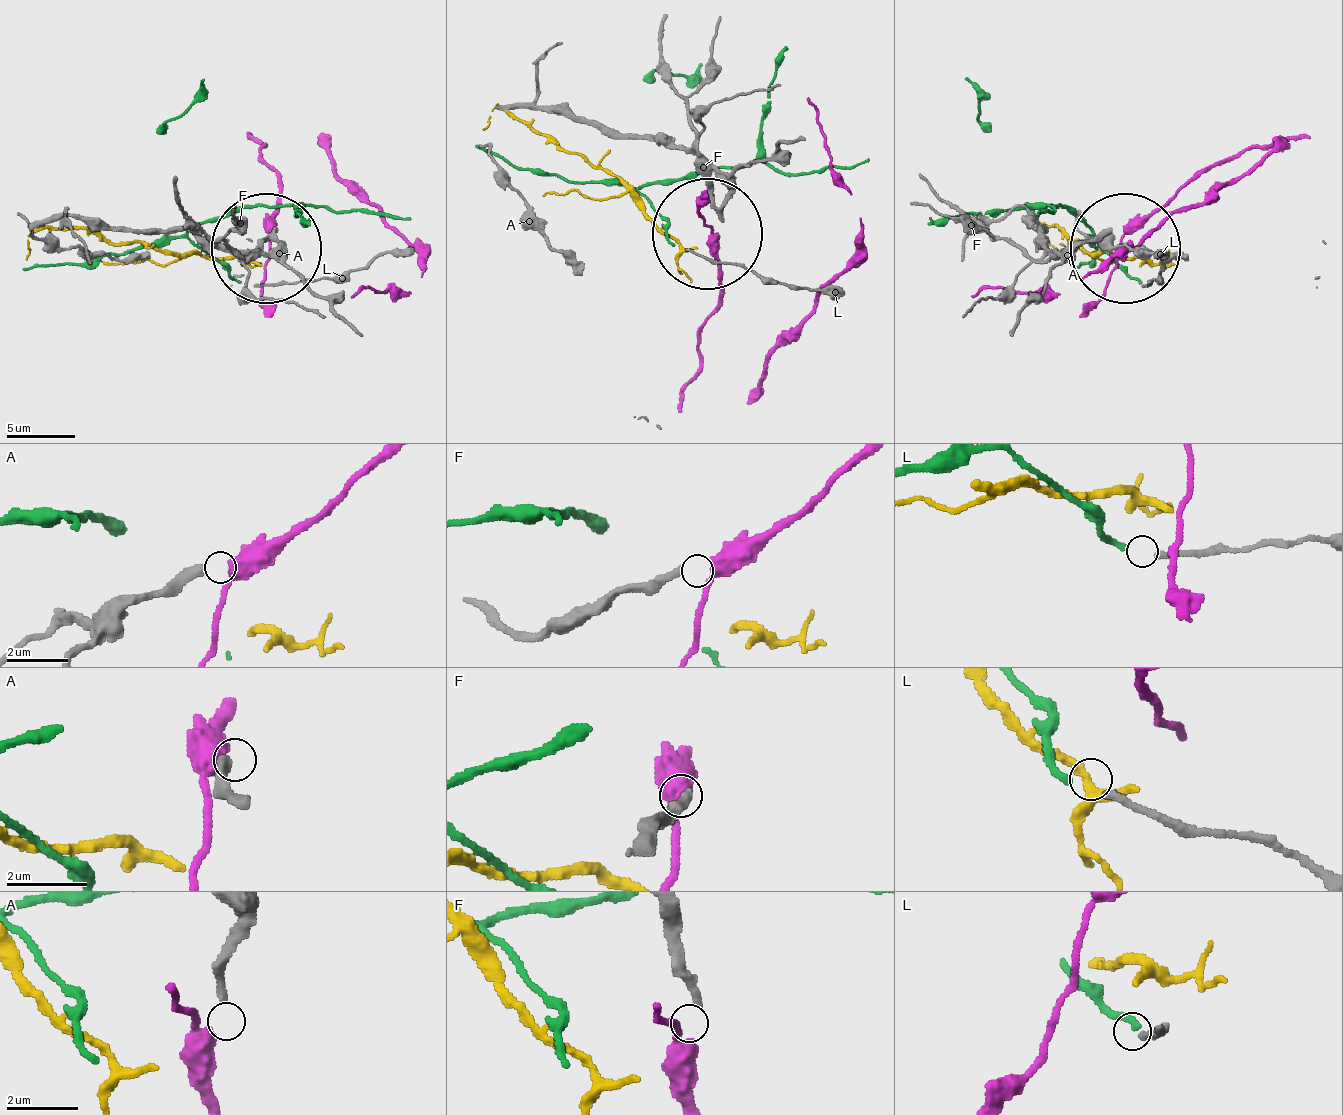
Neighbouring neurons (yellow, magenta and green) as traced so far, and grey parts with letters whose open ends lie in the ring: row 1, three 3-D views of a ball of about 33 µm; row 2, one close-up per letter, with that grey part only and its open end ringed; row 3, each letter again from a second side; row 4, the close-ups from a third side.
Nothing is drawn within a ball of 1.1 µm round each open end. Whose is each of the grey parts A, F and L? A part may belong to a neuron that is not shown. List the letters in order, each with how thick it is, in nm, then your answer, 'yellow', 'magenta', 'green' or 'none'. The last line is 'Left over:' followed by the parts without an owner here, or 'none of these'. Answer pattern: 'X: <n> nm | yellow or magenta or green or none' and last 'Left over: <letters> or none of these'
A: 280 nm | none
F: 260 nm | magenta
L: 180 nm | green
Left over: A

